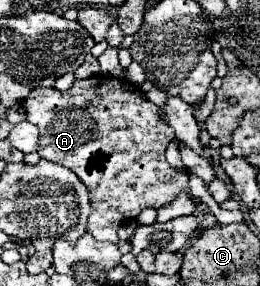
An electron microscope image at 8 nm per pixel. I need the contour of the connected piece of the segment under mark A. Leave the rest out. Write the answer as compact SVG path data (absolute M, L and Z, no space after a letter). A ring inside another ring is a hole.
M91 76L85 80L77 80L73 88L59 92L55 88L33 88L25 100L21 100L25 108L27 122L39 128L41 150L39 156L67 166L77 174L77 178L87 186L91 214L87 222L87 232L93 234L95 240L117 242L119 250L131 252L131 242L119 240L117 230L123 220L133 220L143 208L161 208L175 200L181 192L189 190L189 176L181 170L175 170L165 160L165 150L171 140L175 140L173 128L161 122L159 106L149 102L141 90L125 82L123 78L111 76Z

